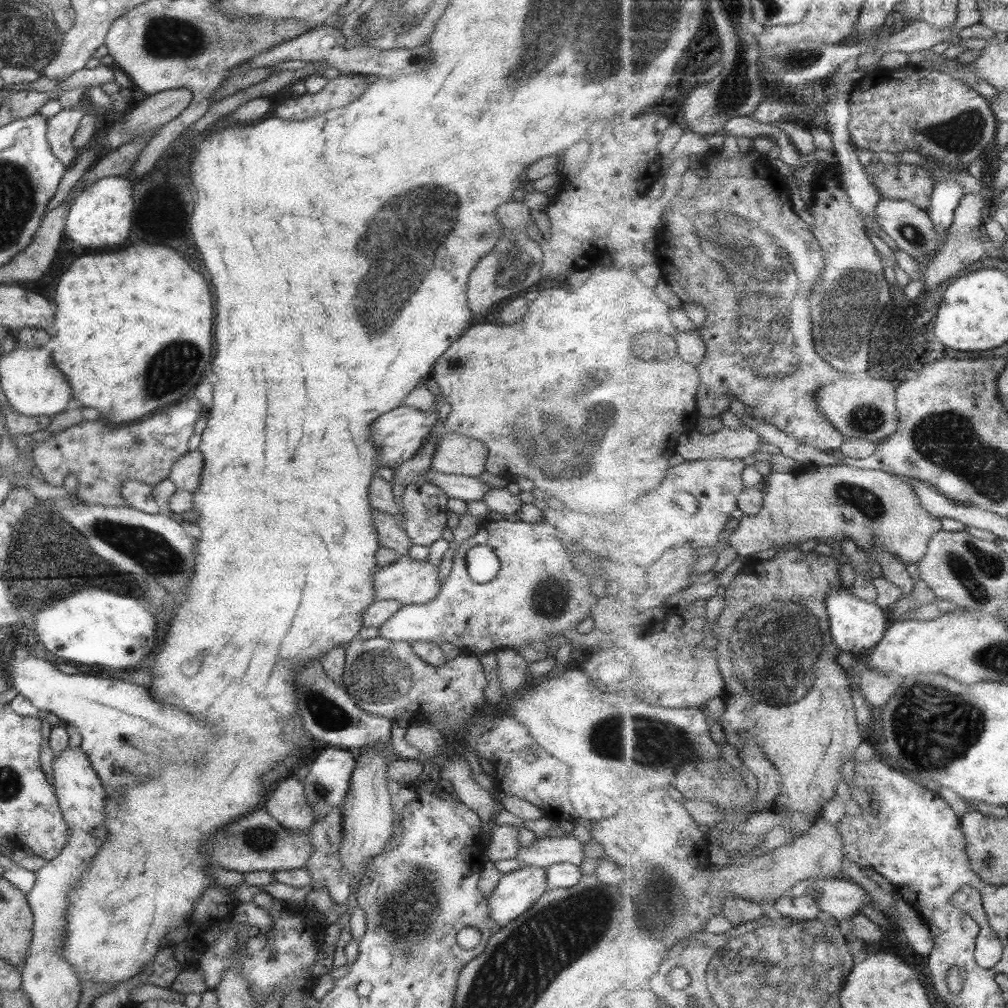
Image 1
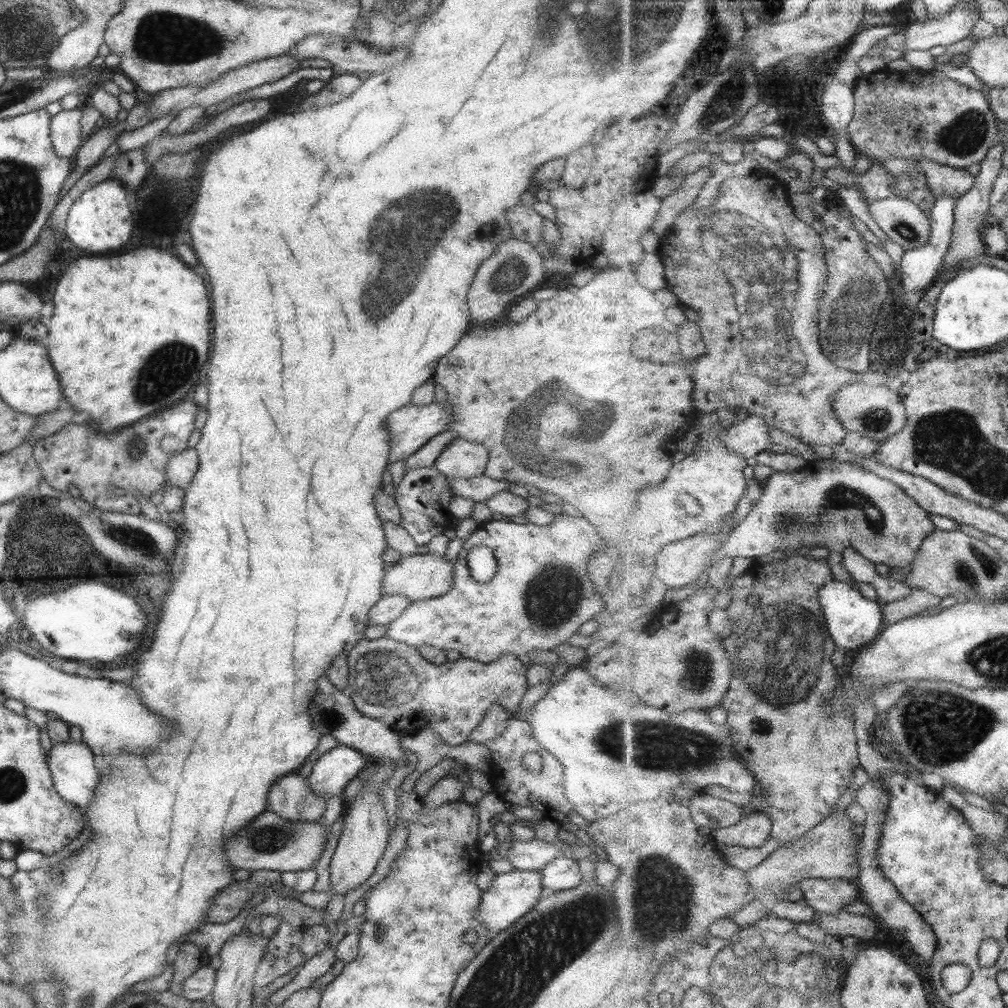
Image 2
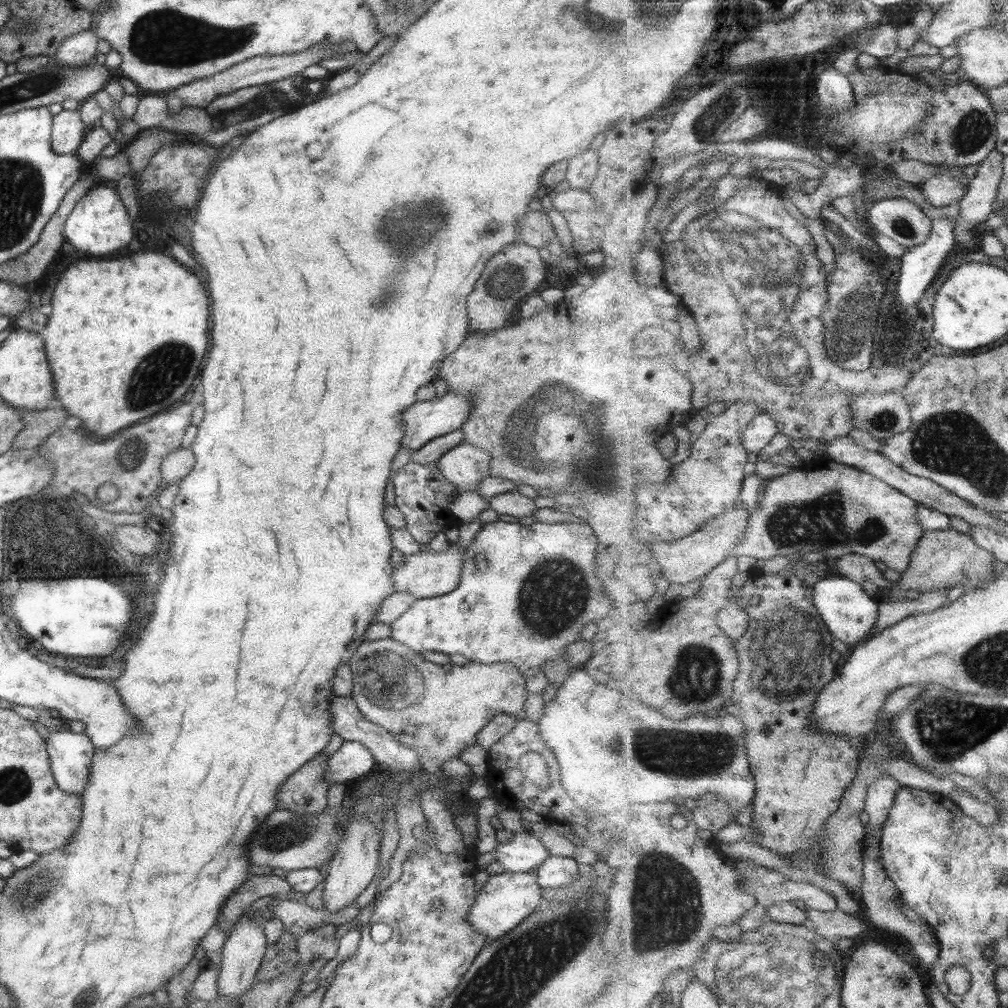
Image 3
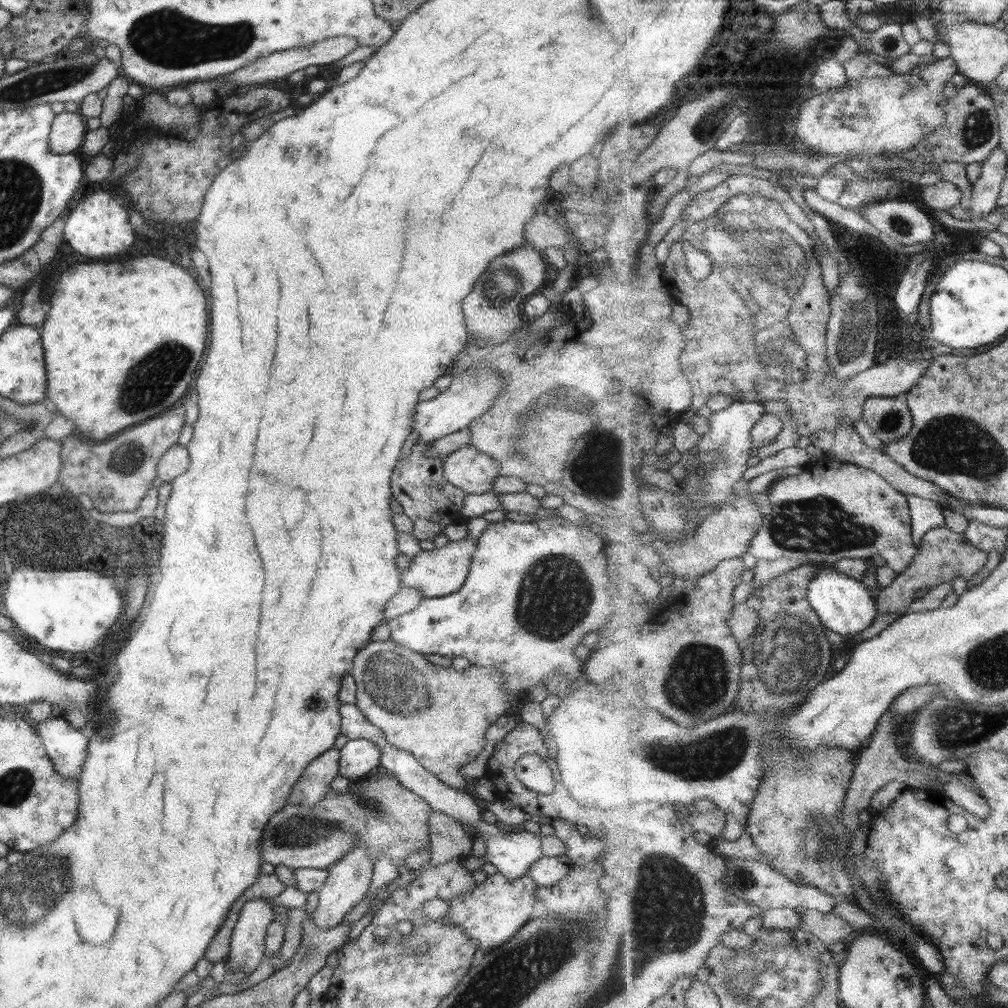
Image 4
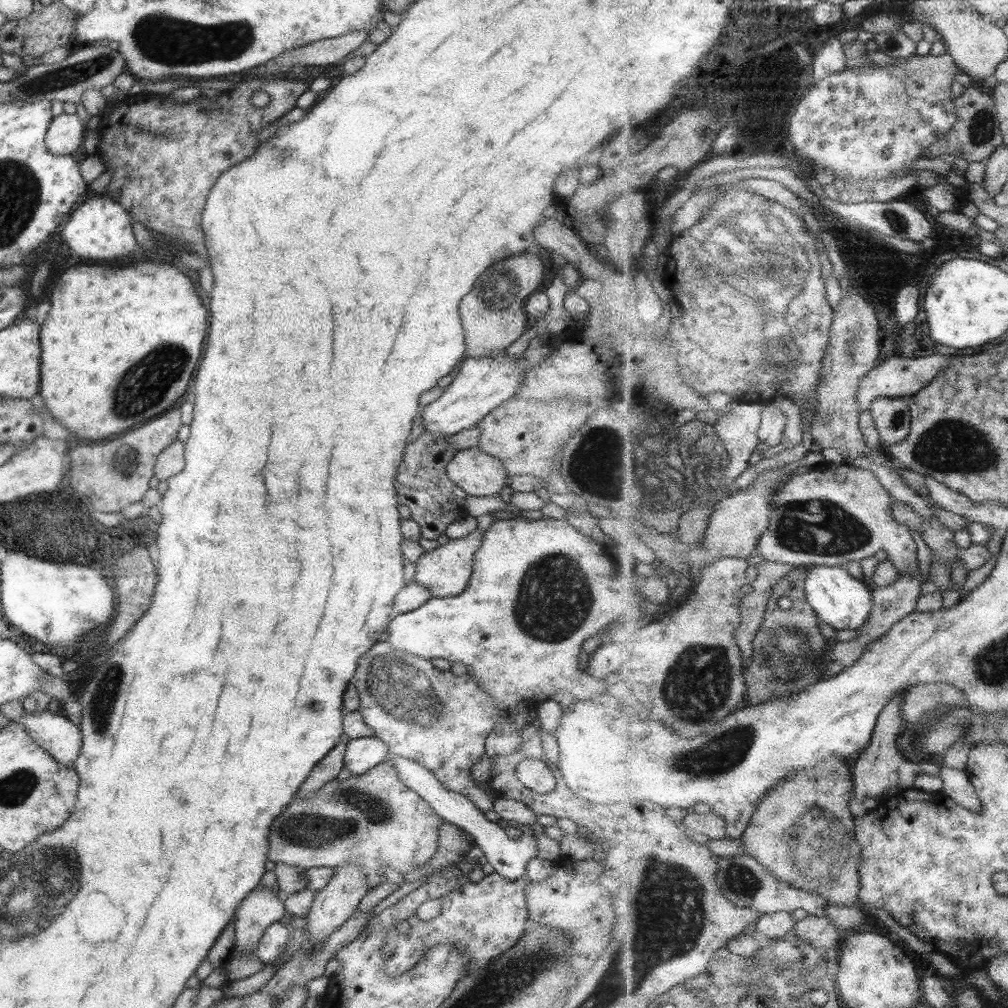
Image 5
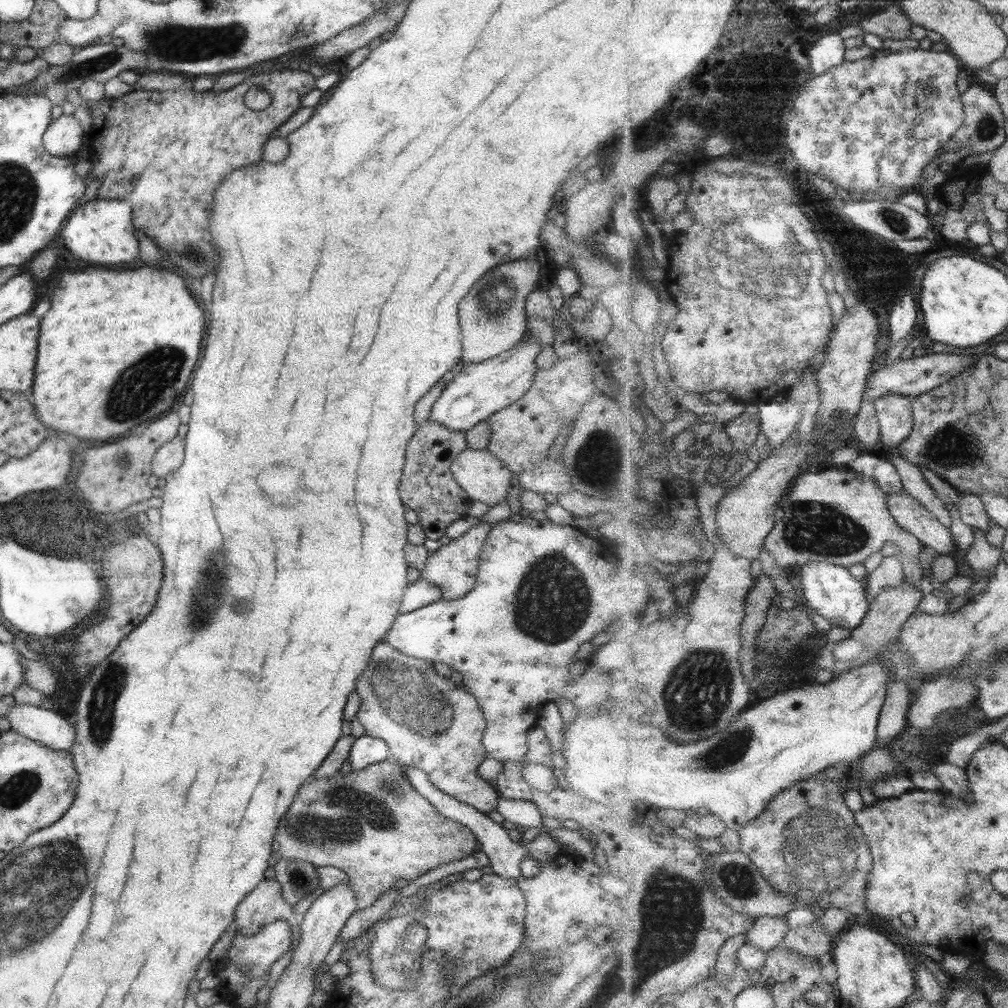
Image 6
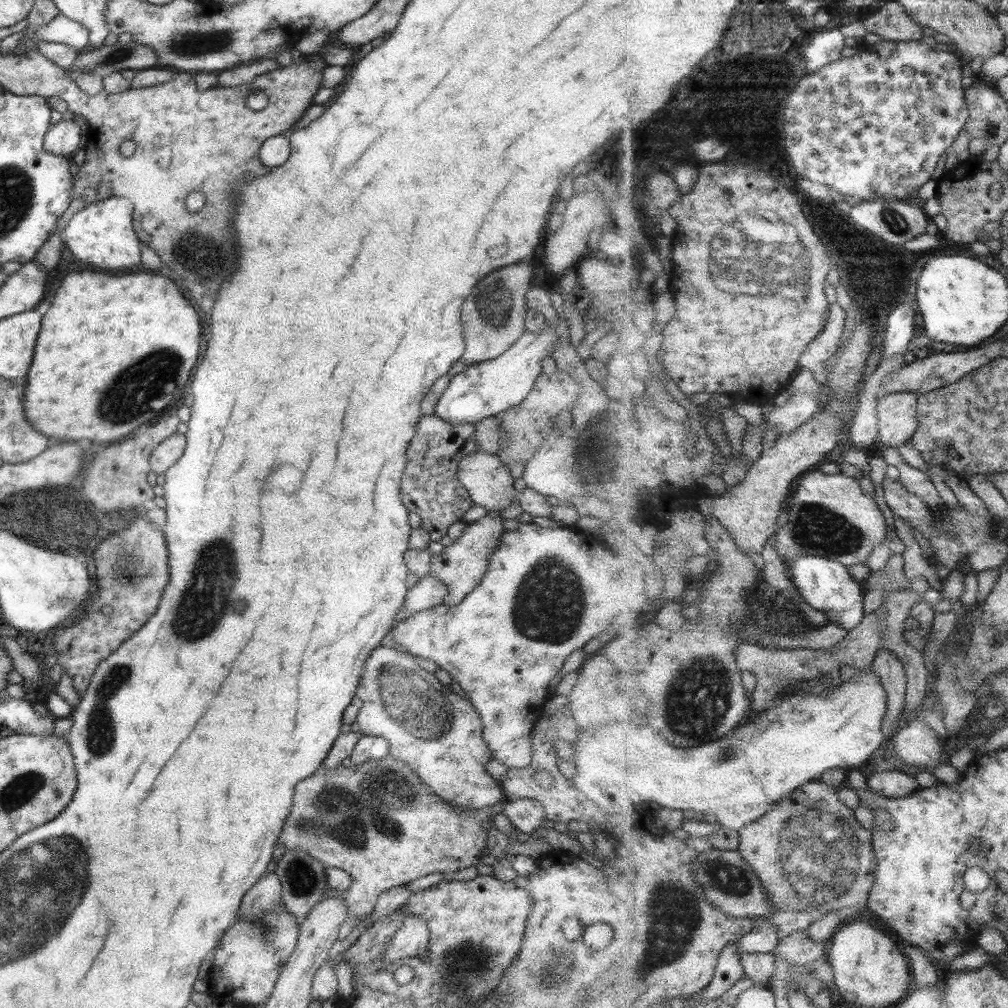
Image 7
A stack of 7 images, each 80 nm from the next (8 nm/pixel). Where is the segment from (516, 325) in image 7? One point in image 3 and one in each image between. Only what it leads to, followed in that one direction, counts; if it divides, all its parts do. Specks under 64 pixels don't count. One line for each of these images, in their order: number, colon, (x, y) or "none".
3: (516, 270)
4: (491, 311)
5: (492, 316)
6: (491, 316)

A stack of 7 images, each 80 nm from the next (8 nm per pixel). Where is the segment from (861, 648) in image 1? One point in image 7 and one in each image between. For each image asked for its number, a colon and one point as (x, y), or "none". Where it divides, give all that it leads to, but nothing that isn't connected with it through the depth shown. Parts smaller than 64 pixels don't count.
2: (854, 622)
3: (850, 613)
4: (846, 606)
5: (843, 602)
6: (830, 589)
7: (827, 585)

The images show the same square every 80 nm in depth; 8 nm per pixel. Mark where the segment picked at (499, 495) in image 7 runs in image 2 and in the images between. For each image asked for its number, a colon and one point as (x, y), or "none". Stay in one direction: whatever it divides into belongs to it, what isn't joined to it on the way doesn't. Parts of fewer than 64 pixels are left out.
2: (460, 458)
3: (464, 465)
4: (467, 469)
5: (477, 474)
6: (484, 478)

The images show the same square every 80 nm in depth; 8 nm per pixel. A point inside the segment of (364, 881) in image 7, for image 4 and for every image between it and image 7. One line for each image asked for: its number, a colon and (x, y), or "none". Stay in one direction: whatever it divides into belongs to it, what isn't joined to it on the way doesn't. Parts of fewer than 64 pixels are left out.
4: (390, 820)
5: (371, 820)
6: (371, 824)

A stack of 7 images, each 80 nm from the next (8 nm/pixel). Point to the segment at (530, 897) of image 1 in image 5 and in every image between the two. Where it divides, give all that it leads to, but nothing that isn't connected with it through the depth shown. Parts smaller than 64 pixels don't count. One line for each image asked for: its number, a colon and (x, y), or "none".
2: (511, 894)
3: (506, 898)
4: (493, 910)
5: (483, 918)

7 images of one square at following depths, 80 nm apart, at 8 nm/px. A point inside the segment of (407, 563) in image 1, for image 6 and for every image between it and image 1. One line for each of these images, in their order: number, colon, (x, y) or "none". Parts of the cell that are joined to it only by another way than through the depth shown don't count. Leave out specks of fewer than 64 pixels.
2: (418, 577)
3: (423, 575)
4: (441, 571)
5: (445, 571)
6: (452, 568)

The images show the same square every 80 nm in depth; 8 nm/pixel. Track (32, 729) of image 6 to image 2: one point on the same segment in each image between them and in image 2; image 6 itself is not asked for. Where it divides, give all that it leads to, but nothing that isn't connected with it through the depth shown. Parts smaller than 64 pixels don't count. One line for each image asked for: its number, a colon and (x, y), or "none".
2: (70, 763)
3: (69, 754)
4: (65, 746)
5: (62, 740)

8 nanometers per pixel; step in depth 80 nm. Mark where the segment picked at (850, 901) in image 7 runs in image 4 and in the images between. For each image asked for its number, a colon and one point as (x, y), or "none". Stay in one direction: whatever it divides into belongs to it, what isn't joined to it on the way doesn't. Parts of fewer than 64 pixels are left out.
4: (796, 820)
5: (803, 832)
6: (806, 842)

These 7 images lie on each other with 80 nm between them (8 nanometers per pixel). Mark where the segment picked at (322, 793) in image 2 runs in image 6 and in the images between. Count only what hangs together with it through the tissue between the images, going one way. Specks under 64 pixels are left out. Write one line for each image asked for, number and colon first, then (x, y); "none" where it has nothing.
3: (351, 761)
4: (356, 757)
5: (361, 754)
6: (365, 750)

